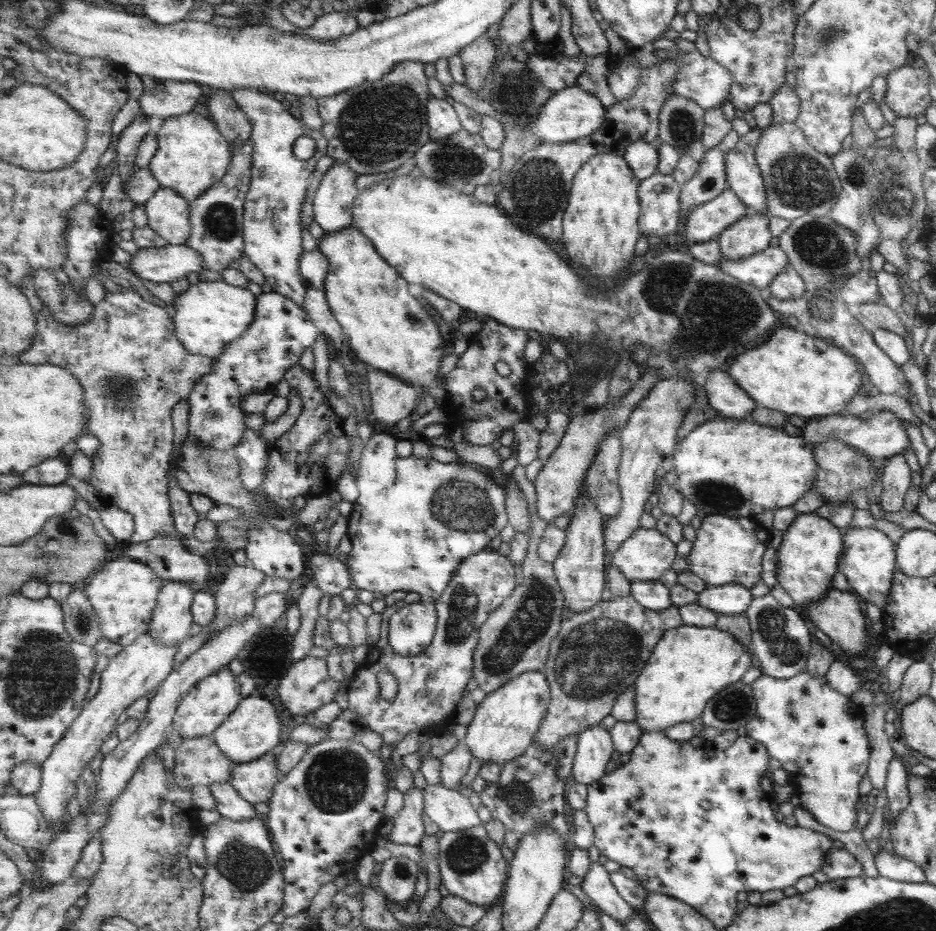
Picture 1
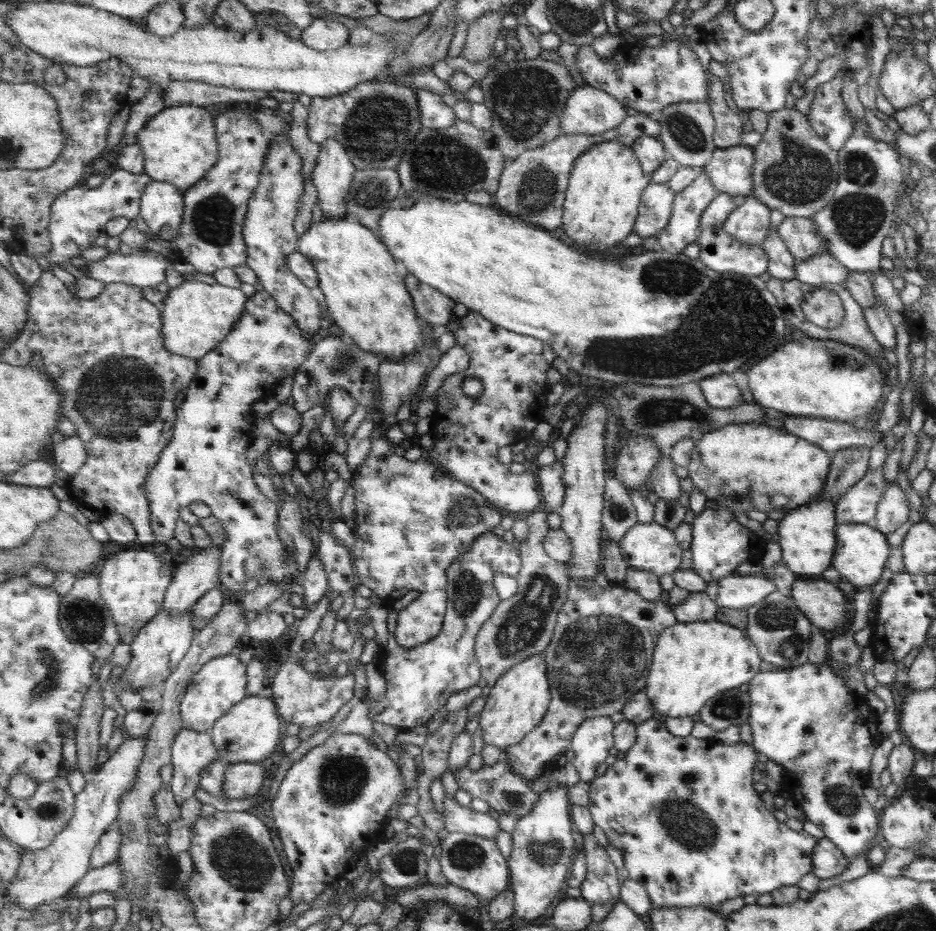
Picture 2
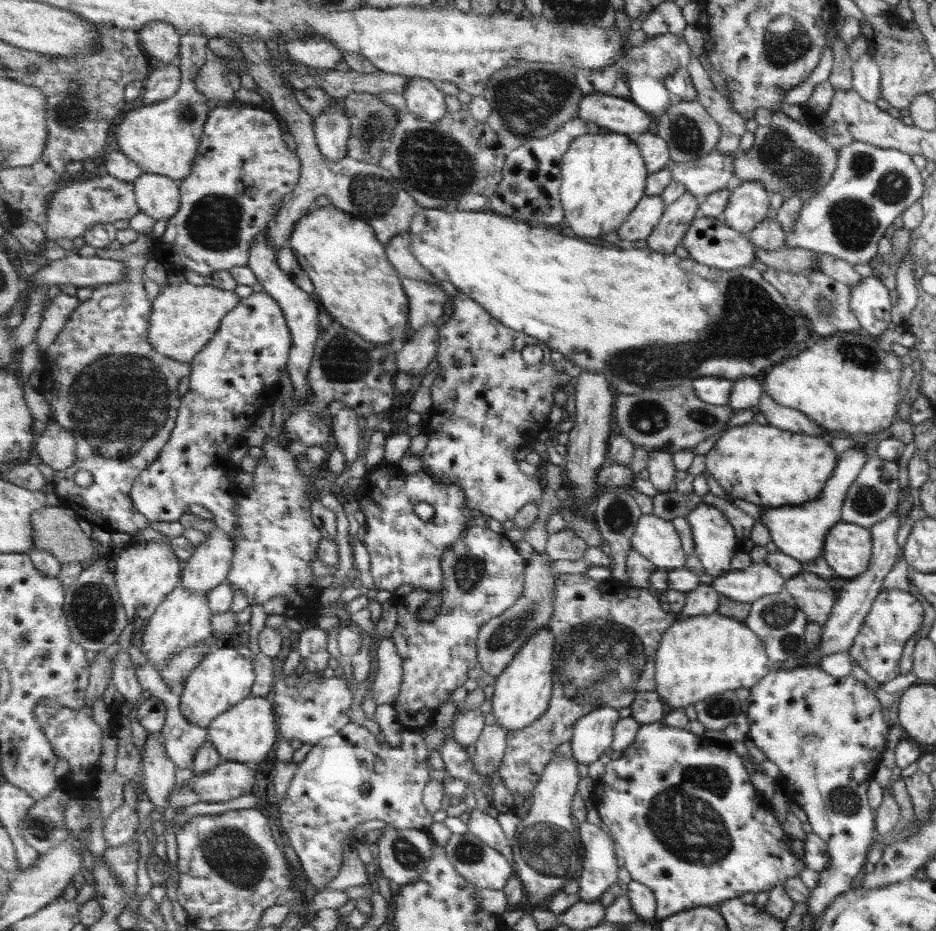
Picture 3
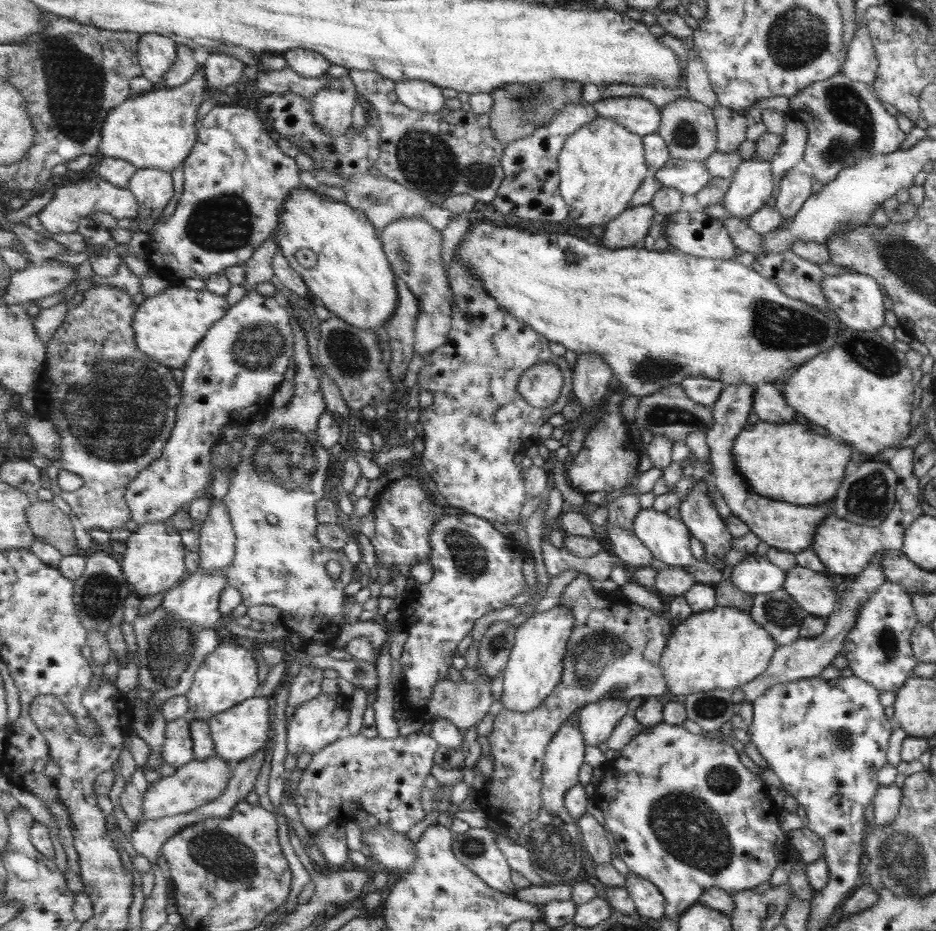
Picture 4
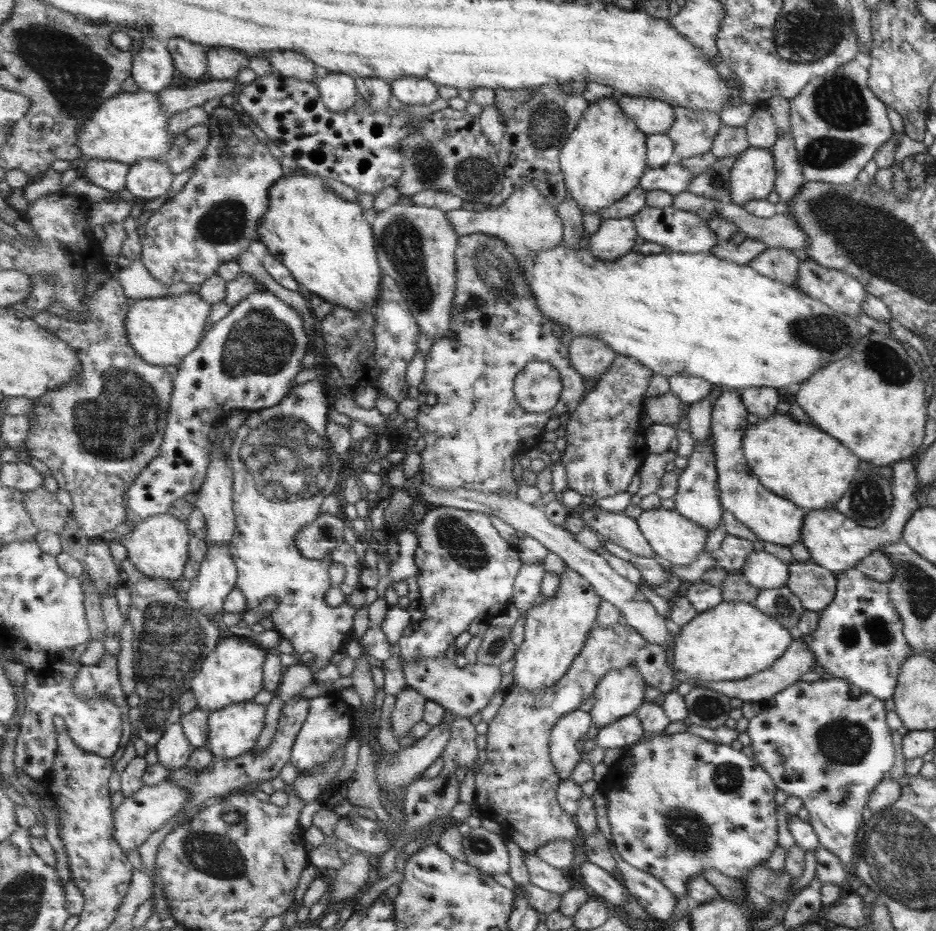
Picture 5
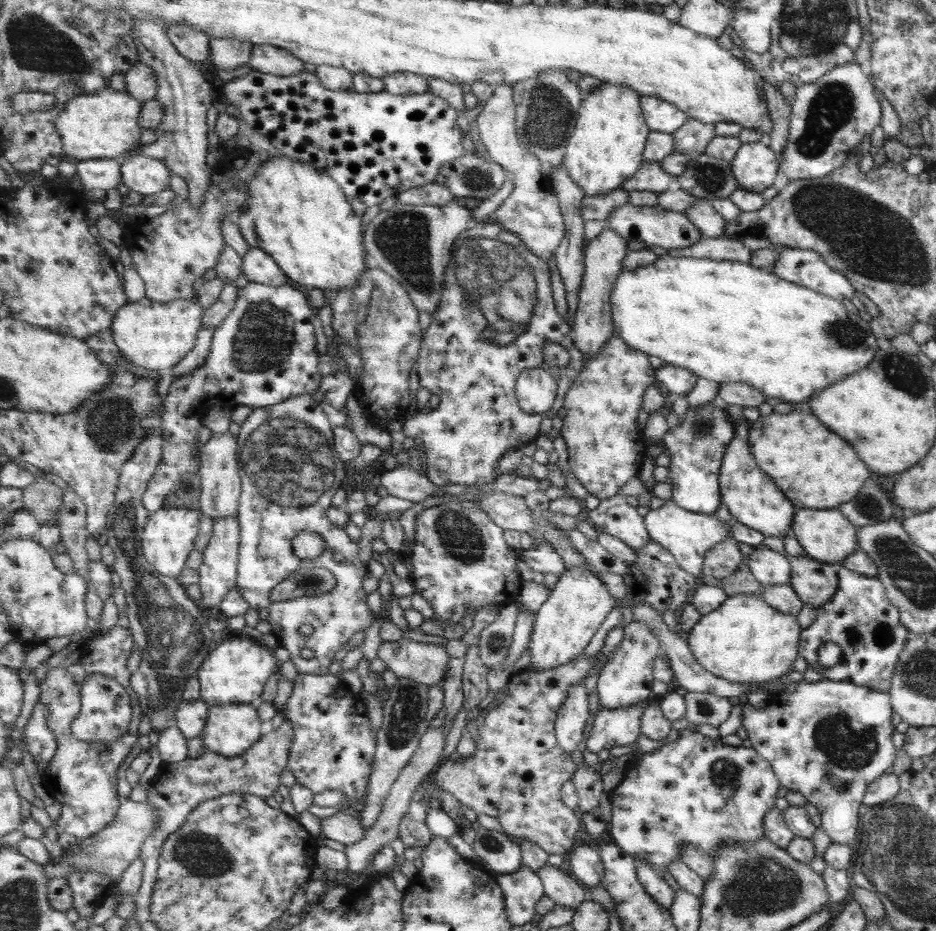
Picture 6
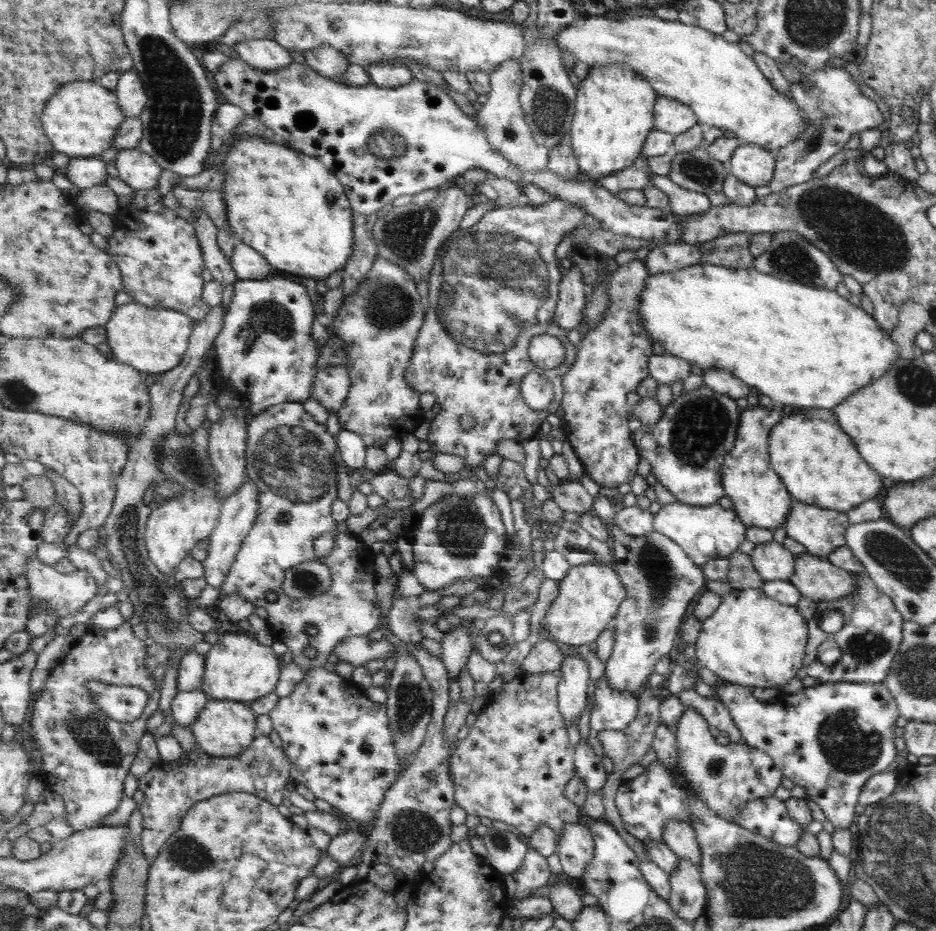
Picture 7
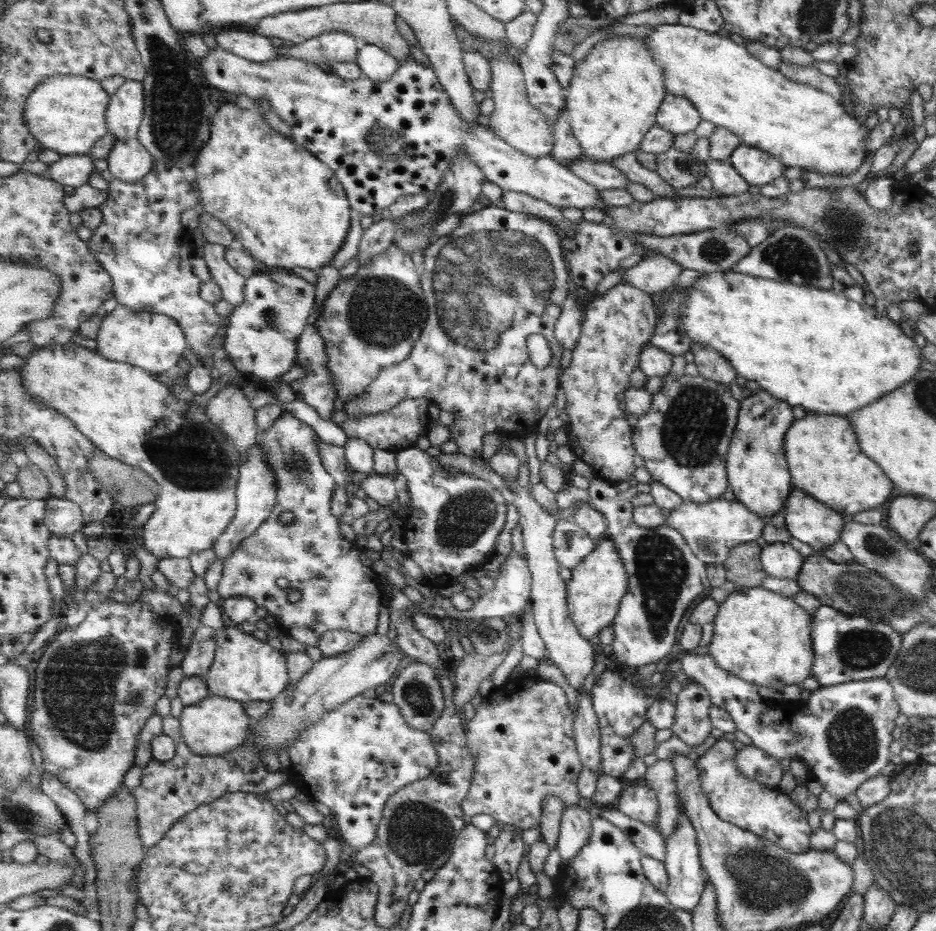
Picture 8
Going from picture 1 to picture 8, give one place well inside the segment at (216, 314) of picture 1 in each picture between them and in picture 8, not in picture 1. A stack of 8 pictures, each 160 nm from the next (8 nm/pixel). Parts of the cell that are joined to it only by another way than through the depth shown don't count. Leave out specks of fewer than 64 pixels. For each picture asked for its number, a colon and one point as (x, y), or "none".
2: (197, 316)
3: (186, 317)
4: (169, 326)
5: (164, 330)
6: (152, 334)
7: (154, 341)
8: (156, 342)

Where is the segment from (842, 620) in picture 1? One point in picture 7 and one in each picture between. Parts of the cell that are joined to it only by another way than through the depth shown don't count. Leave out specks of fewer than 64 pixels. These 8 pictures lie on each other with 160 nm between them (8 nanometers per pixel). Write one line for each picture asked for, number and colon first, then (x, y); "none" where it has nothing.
2: (823, 605)
3: (813, 596)
4: (812, 591)
5: (814, 586)
6: (814, 583)
7: (814, 578)

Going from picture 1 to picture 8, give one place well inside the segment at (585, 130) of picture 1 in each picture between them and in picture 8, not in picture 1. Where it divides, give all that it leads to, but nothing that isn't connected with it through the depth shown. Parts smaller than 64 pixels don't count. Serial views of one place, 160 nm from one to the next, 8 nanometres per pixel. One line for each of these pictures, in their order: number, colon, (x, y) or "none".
2: (589, 111)
3: (619, 115)
4: (641, 116)
5: (653, 116)
6: (662, 116)
7: (674, 117)
8: (678, 115)

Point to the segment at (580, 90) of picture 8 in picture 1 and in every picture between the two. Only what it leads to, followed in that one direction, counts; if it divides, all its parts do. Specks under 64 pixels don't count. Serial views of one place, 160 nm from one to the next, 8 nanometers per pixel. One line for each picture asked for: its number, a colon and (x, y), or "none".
1: (602, 227)
2: (606, 190)
3: (605, 176)
4: (602, 166)
5: (606, 156)
6: (606, 150)
7: (615, 114)

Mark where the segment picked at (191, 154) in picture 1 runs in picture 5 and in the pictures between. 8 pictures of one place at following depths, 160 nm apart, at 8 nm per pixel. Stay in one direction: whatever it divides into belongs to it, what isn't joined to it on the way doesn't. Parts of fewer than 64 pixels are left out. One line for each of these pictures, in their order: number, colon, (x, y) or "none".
2: (180, 145)
3: (164, 139)
4: (156, 130)
5: (130, 128)

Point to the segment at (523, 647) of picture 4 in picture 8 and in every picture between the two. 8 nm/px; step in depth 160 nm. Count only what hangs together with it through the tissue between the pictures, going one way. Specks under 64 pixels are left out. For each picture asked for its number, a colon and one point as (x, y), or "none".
5: (556, 630)
6: (580, 603)
7: (589, 597)
8: (599, 584)

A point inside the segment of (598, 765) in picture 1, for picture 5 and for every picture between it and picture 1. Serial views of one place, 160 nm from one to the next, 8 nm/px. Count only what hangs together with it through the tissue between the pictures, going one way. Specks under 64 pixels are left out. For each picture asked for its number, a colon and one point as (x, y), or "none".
2: (593, 743)
3: (593, 737)
4: (598, 720)
5: (621, 692)

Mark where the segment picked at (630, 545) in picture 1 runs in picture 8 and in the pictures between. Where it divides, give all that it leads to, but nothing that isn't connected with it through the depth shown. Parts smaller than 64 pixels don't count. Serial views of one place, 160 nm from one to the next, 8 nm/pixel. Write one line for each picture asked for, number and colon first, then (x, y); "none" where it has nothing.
2: (652, 548)
3: (656, 539)
4: (669, 539)
5: (676, 539)
6: (689, 537)
7: (705, 532)
8: (711, 529)

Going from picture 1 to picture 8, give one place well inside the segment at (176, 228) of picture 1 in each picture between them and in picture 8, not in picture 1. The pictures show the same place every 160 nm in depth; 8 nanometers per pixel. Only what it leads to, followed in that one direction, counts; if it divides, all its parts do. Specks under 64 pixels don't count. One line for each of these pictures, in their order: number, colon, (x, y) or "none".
2: (162, 205)
3: (158, 196)
4: (153, 188)
5: (148, 179)
6: (145, 175)
7: (138, 169)
8: (129, 160)

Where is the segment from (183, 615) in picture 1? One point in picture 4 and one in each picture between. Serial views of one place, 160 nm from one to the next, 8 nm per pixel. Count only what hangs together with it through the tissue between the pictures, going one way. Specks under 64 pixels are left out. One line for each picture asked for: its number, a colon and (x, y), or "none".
2: (199, 574)
3: (210, 566)
4: (218, 539)

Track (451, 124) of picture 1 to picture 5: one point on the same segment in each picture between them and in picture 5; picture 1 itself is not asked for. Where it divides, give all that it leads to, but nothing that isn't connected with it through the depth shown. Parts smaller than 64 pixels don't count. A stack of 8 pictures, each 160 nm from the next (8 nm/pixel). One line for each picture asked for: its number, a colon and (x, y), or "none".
2: (436, 114)
3: (424, 98)
4: (424, 96)
5: (406, 91)

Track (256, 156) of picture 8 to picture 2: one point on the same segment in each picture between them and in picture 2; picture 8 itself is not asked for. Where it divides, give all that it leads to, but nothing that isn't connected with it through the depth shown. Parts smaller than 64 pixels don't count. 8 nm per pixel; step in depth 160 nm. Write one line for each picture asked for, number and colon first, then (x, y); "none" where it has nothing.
2: (367, 297)
3: (357, 285)
4: (353, 278)
5: (328, 243)
6: (303, 218)
7: (287, 205)

